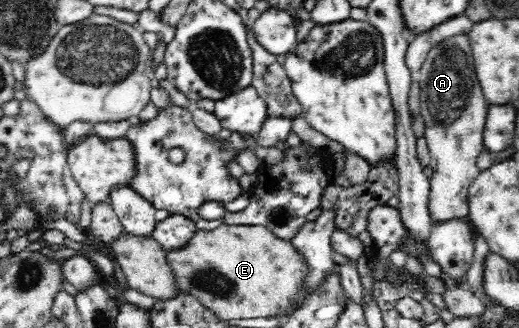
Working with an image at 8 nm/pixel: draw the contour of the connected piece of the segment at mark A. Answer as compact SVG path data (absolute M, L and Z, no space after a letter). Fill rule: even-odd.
M467 31L453 33L443 37L430 46L425 62L417 72L420 82L420 111L423 119L424 138L427 140L431 155L430 167L433 176L430 180L429 209L433 220L447 220L449 218L466 218L468 216L469 190L481 173L477 166L477 159L486 150L485 124L489 108L494 104L487 99L481 79L477 77L477 65L473 55L473 41Z

